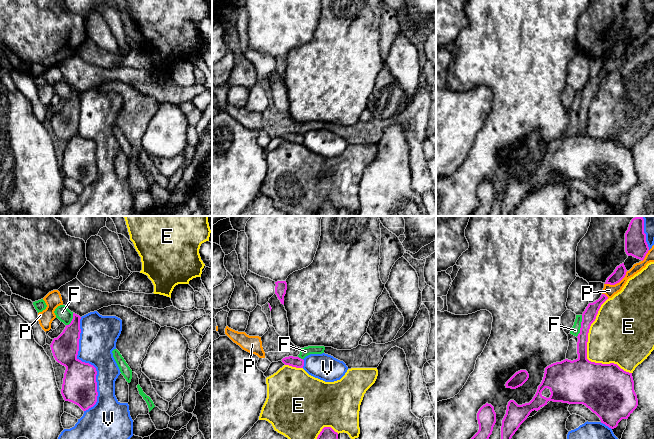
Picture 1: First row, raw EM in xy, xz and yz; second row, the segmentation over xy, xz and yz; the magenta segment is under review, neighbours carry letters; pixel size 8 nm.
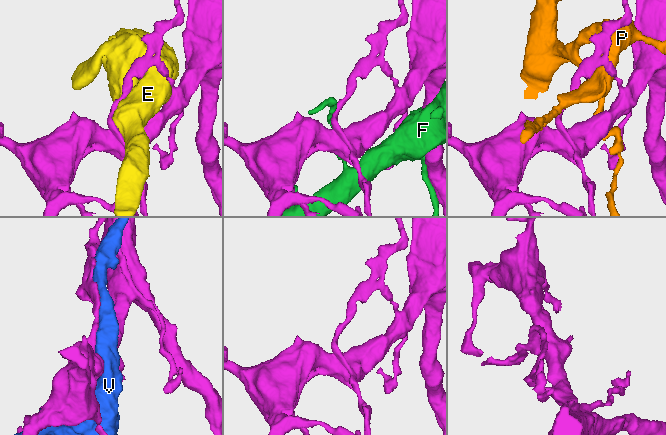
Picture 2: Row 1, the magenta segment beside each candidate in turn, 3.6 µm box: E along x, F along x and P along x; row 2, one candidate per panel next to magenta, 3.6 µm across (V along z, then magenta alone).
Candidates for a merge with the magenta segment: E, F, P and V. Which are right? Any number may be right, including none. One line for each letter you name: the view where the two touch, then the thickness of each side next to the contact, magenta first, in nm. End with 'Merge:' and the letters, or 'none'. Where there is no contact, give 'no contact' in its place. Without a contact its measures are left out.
Merge: none

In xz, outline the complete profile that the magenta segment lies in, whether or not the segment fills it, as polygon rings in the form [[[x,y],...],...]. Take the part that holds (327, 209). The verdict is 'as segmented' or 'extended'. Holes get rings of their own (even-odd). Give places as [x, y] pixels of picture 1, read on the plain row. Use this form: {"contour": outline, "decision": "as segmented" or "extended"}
{"contour": [[[324,203],[316,216],[338,216],[338,209],[331,203]]], "decision": "as segmented"}

